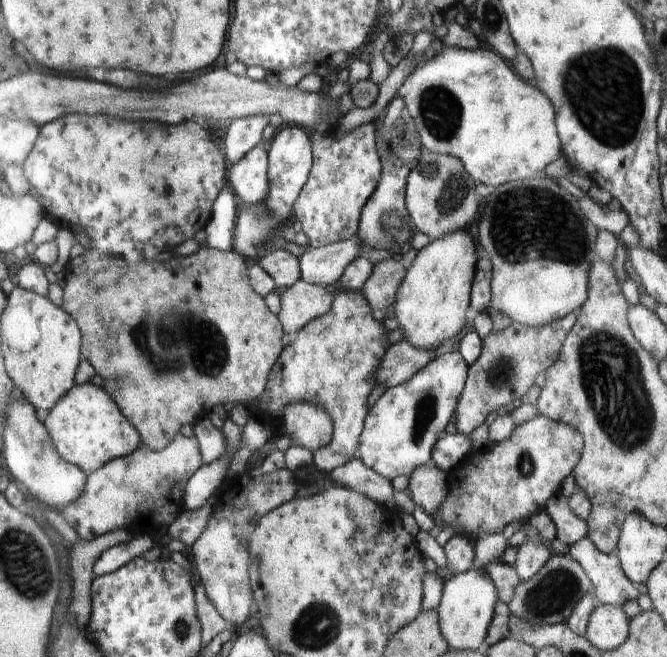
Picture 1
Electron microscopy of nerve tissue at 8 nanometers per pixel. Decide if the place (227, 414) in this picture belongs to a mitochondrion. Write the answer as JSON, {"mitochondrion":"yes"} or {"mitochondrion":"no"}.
{"mitochondrion":"no"}

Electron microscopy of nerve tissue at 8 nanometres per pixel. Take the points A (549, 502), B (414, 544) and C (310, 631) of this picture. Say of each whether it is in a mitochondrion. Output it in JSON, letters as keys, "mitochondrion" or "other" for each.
{"A":"other","B":"other","C":"mitochondrion"}

